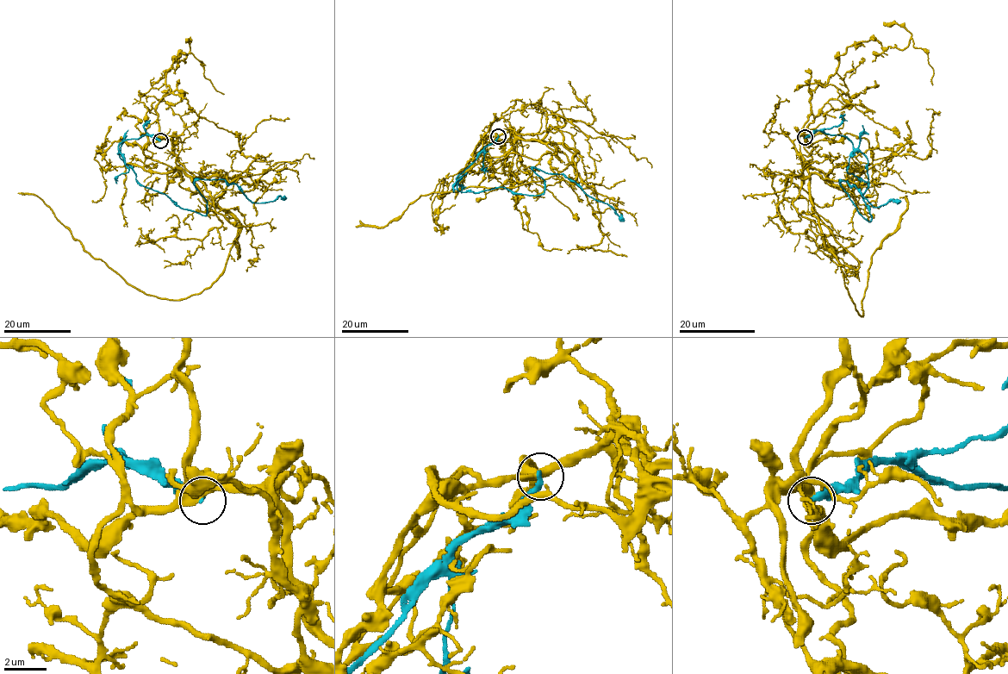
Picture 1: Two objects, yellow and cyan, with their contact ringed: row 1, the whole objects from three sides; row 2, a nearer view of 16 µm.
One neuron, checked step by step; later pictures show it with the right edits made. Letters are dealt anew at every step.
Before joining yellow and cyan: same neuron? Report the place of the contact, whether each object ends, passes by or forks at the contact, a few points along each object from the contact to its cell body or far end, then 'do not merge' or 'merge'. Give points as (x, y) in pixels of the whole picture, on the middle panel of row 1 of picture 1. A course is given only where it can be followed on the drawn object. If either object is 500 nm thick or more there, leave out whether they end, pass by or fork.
place (498, 136); yellow forks; cyan ends; course yellow (498, 135), (511, 131), (575, 152), (546, 179), (432, 192), (383, 227), (355, 227); course cyan (498, 135), (456, 178), (459, 191), (539, 196), (539, 169), (624, 221); do not merge

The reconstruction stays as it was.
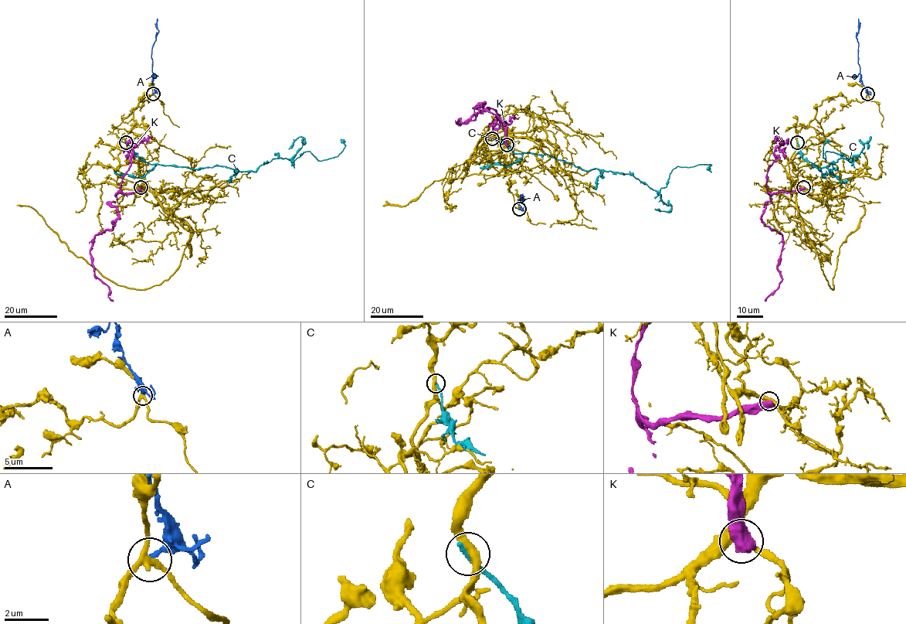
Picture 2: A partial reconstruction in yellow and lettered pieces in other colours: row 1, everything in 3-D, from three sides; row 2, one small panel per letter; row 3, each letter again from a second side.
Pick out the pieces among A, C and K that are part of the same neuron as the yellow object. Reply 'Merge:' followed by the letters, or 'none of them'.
Merge: none of them

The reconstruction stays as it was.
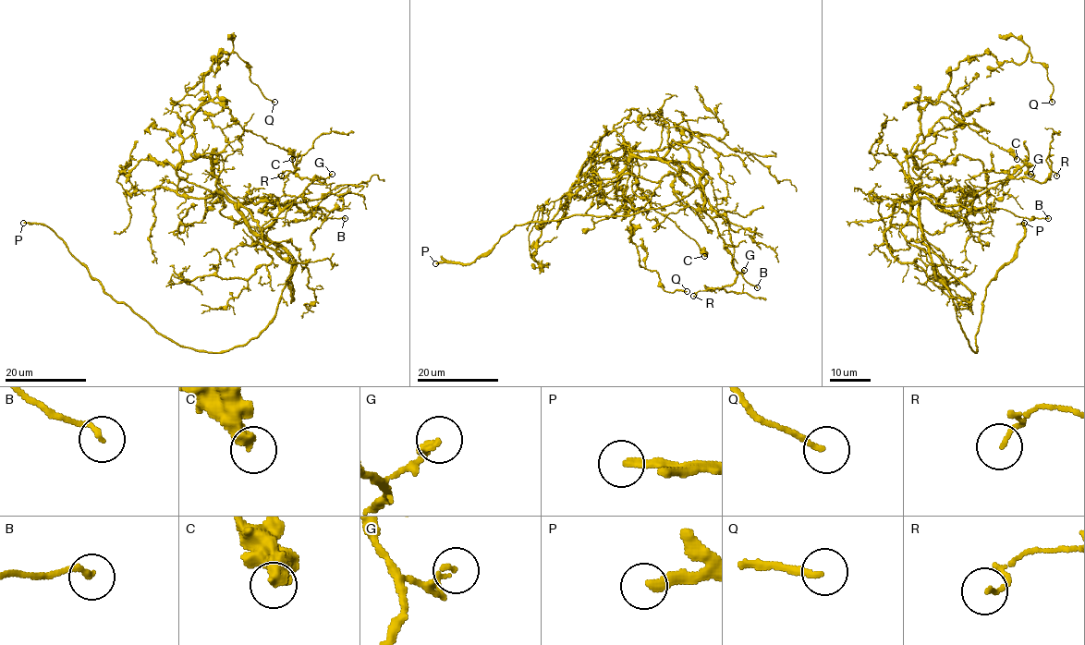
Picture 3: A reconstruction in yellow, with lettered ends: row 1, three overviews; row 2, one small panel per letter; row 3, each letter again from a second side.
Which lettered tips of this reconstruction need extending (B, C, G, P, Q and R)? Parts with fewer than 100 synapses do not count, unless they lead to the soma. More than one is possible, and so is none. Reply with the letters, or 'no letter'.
P

